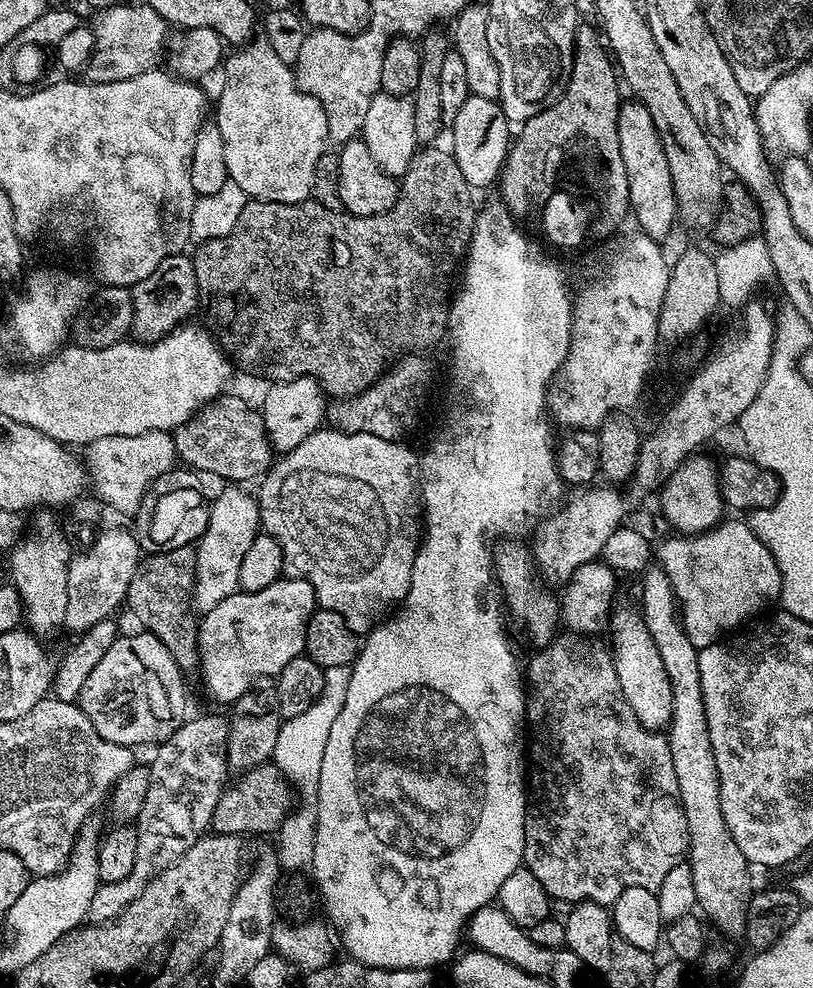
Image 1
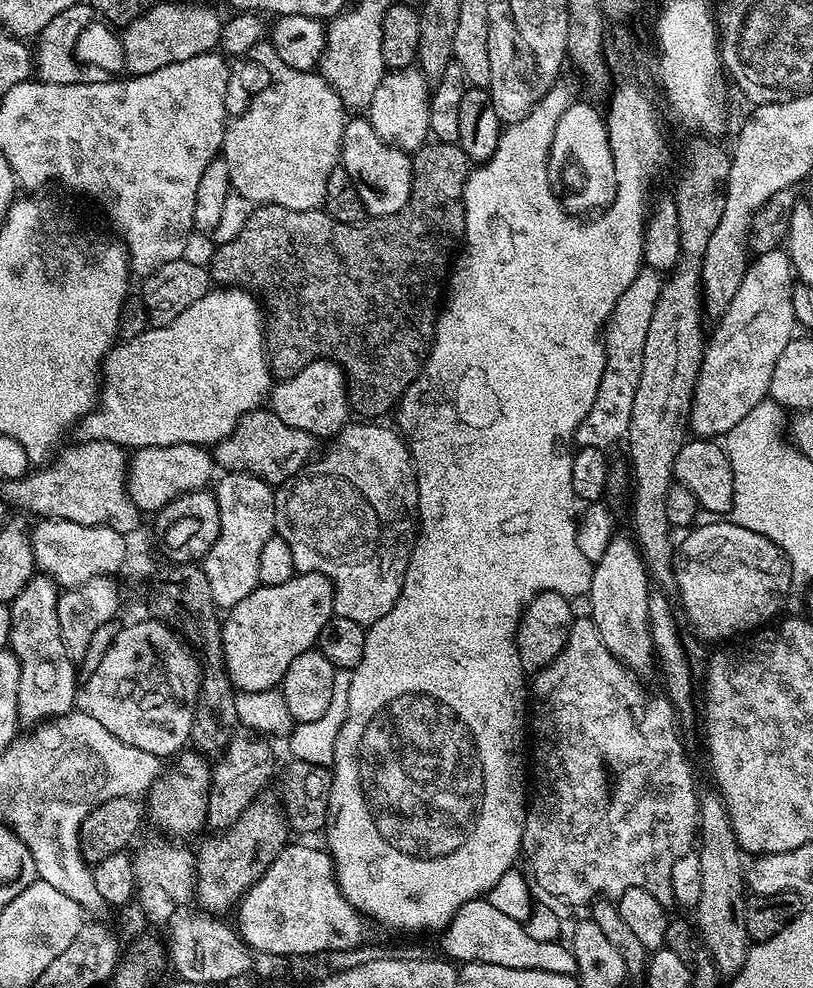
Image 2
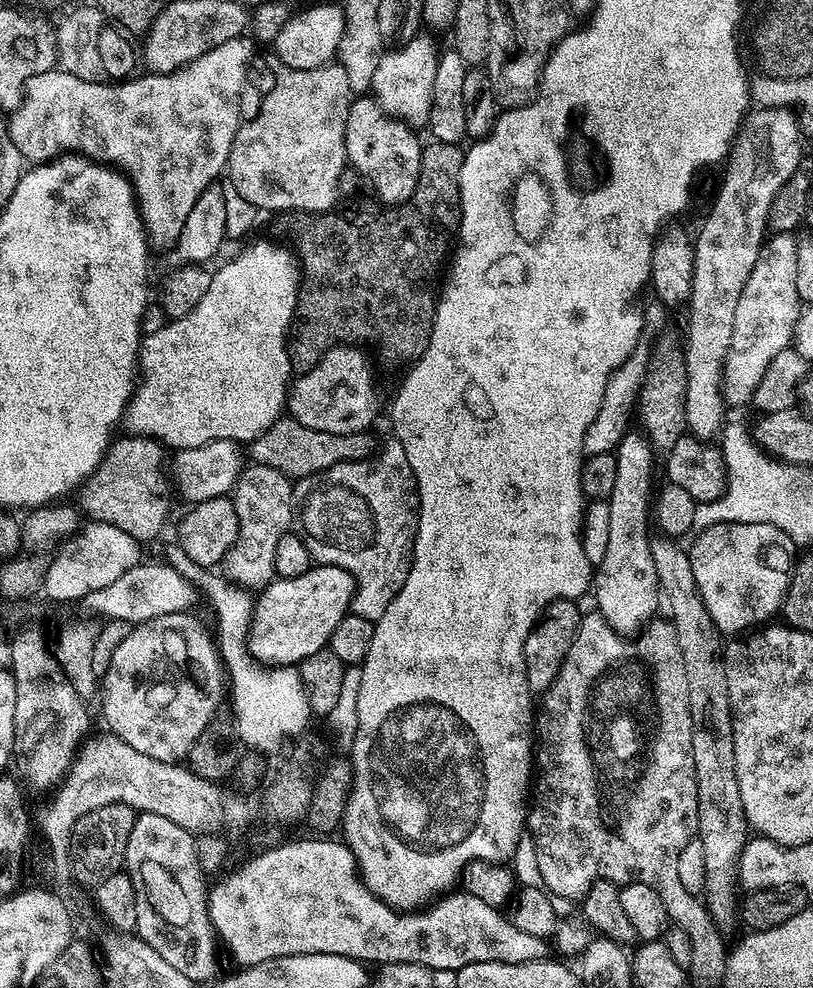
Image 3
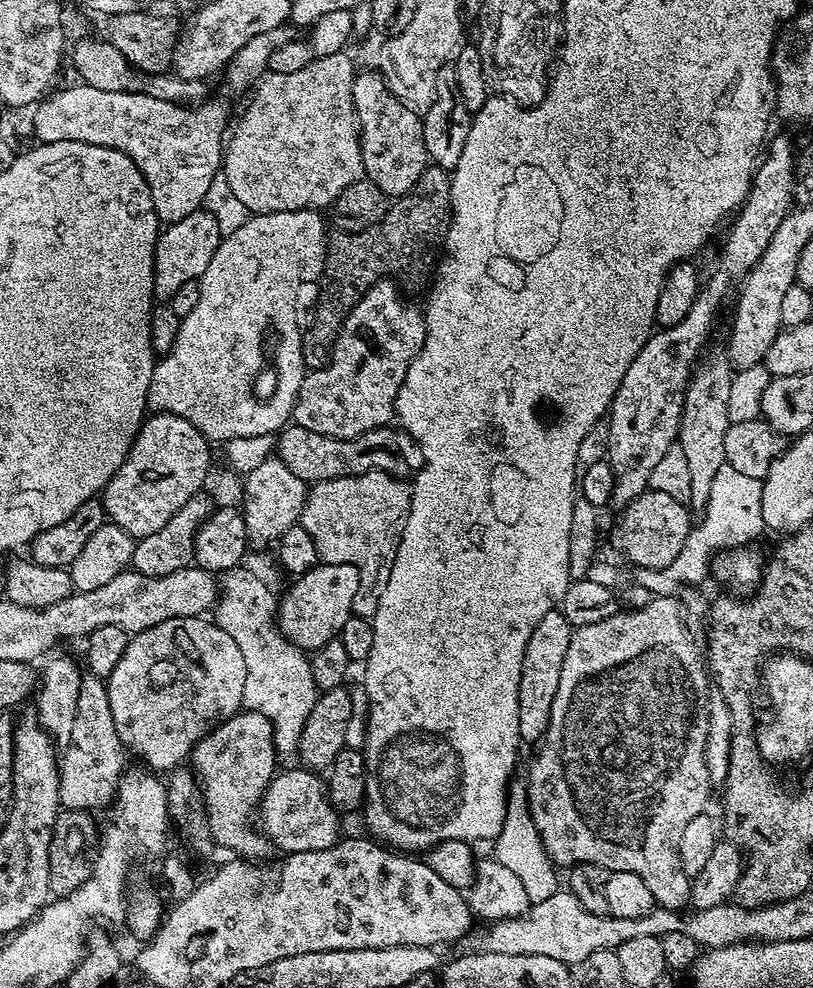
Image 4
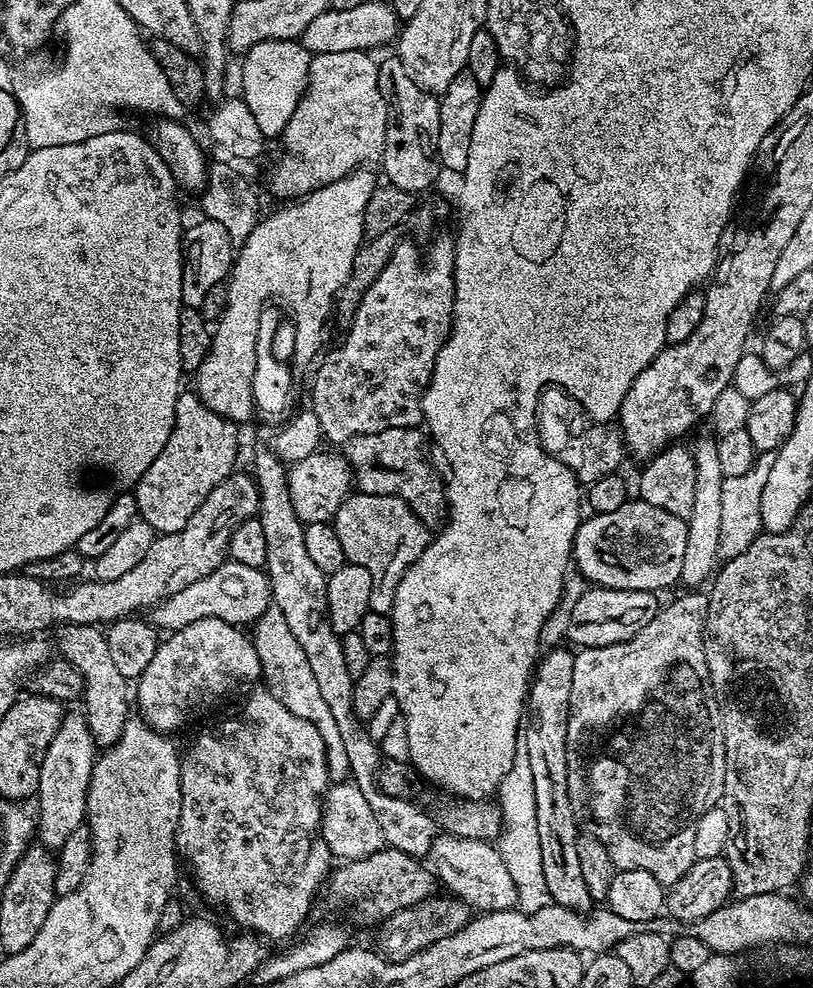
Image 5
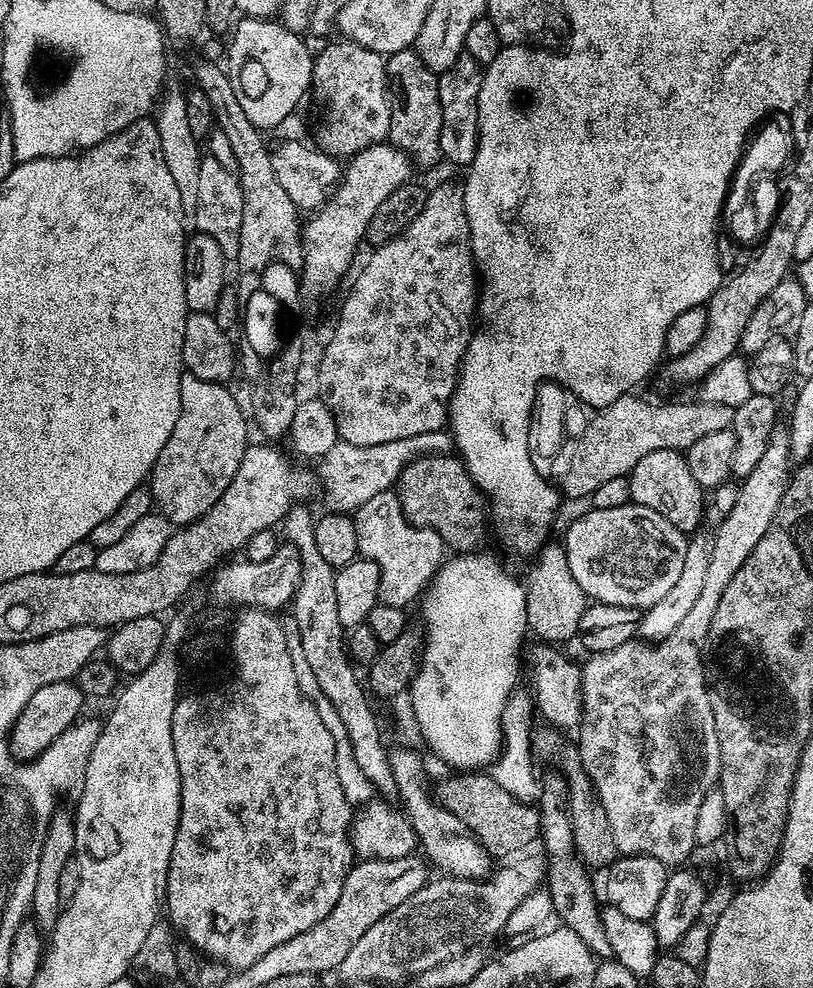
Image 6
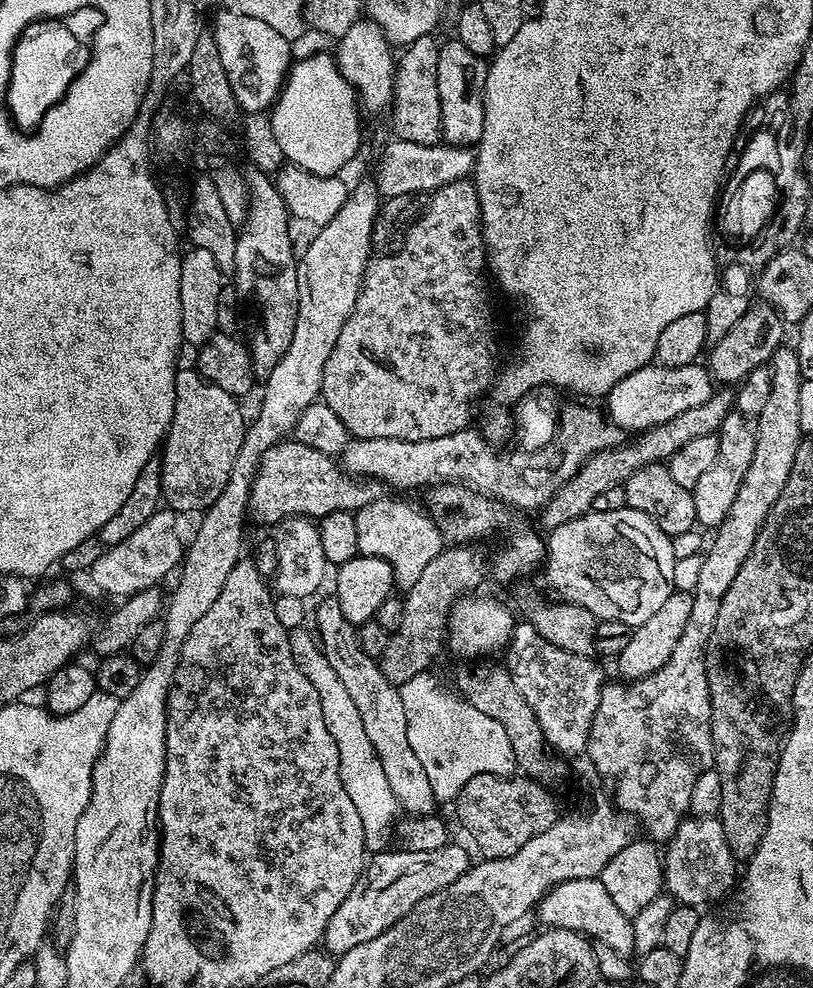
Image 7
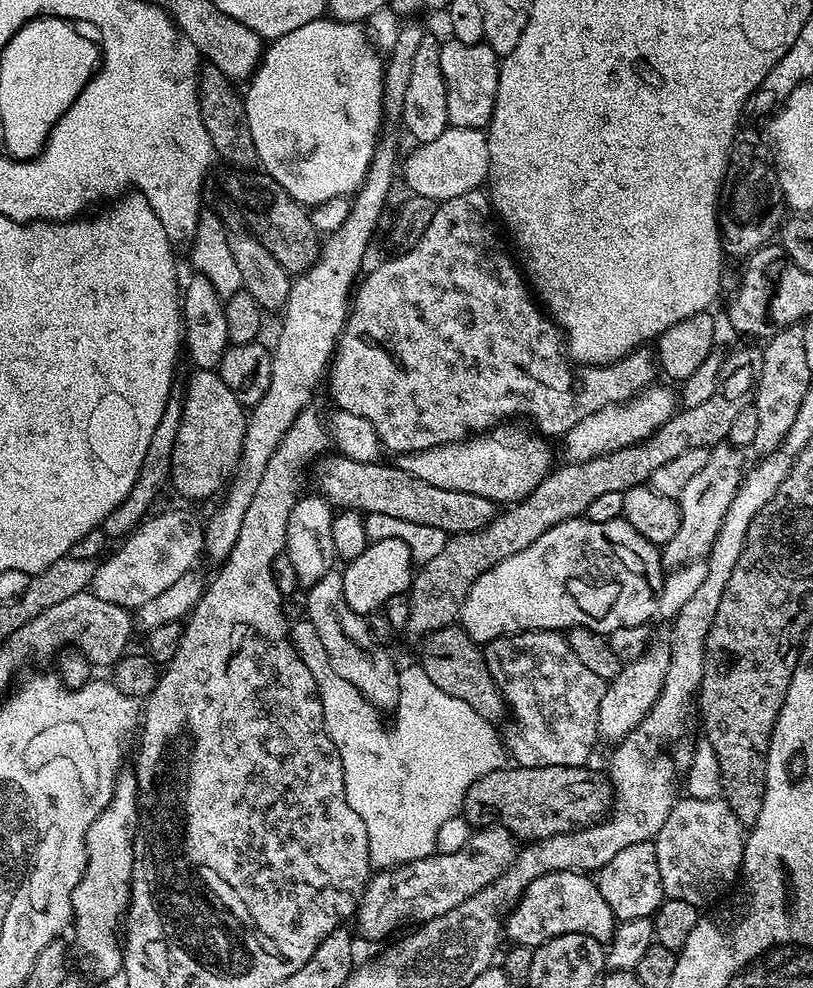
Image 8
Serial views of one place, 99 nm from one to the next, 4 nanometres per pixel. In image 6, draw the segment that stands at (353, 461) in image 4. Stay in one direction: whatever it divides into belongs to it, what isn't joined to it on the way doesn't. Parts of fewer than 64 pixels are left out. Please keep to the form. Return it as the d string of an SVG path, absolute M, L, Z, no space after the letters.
M452 454L417 456L402 470L394 491L413 526L434 530L453 553L472 554L479 549L476 547L484 540L486 497L470 478L463 460Z

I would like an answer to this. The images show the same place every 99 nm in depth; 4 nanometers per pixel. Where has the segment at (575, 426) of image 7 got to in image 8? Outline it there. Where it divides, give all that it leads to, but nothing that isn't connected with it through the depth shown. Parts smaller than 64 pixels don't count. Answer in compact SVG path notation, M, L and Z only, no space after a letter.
M500 426L487 434L470 436L453 444L405 452L395 457L394 463L396 467L414 474L414 478L430 482L430 486L442 486L442 490L462 490L466 494L482 494L482 498L490 498L498 506L507 506L527 498L554 467L552 448L548 445L551 443L539 435L531 435L519 436Z

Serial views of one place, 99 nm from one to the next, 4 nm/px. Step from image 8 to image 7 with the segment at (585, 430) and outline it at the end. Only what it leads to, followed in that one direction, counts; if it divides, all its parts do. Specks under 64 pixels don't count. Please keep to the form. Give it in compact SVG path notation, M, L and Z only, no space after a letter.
M650 363L627 375L622 382L616 383L606 397L606 414L609 420L625 432L639 433L656 427L686 410L692 410L708 402L716 391L715 383L707 367L701 363L687 364L682 367L662 367Z

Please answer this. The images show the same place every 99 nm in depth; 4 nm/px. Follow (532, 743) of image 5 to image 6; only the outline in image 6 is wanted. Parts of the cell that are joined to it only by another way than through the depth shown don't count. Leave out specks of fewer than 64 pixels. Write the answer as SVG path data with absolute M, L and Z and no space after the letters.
M548 770L542 776L540 794L538 797L538 809L540 814L539 843L544 843L543 855L546 857L546 890L552 899L553 913L560 916L559 923L563 927L574 930L582 942L592 951L597 958L612 956L609 939L606 938L605 927L600 917L602 904L596 901L598 888L592 885L589 869L580 859L574 846L574 834L572 833L572 819L568 809L568 781L556 770Z

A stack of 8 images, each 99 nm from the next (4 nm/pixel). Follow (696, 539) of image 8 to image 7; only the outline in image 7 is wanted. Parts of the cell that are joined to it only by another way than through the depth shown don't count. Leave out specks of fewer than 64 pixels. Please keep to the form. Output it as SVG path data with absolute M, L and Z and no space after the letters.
M731 411L722 422L718 435L718 458L716 464L698 478L698 482L690 489L694 498L694 510L696 511L697 525L705 524L709 530L719 528L720 524L730 514L730 506L734 498L738 498L738 490L746 478L746 470L750 470L750 462L754 462L754 450L756 449L756 426L749 417L741 412Z

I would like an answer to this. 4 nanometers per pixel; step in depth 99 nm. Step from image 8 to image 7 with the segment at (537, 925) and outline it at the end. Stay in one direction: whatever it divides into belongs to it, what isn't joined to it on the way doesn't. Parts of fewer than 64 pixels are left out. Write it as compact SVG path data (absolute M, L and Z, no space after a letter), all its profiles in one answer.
M578 878L554 886L540 900L539 912L545 929L565 928L571 932L579 932L581 936L587 936L595 943L610 946L623 956L631 957L635 953L636 939L632 921L611 901L606 886L602 886L599 878Z

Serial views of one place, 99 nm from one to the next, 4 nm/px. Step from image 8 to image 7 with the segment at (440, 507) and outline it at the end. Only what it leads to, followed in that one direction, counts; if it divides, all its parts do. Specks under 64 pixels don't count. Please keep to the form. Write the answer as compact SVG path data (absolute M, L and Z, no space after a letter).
M284 438L279 444L270 446L270 450L262 458L250 490L248 511L253 521L256 519L260 524L276 526L291 516L319 518L335 512L355 514L362 506L370 506L370 502L381 499L385 492L385 485L381 481L350 476L333 457L322 454L322 450L314 450L314 446L306 446L295 438Z

